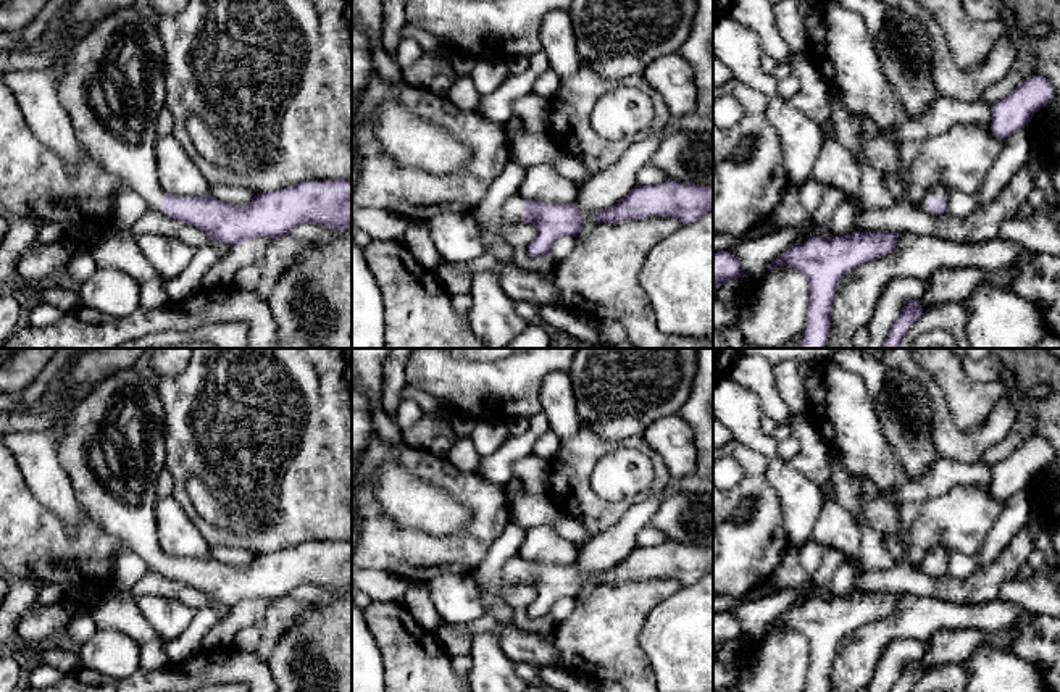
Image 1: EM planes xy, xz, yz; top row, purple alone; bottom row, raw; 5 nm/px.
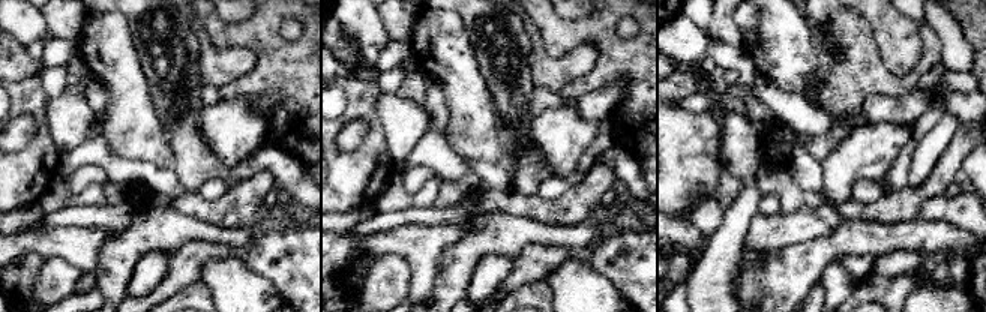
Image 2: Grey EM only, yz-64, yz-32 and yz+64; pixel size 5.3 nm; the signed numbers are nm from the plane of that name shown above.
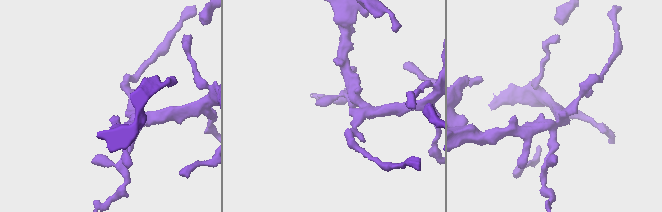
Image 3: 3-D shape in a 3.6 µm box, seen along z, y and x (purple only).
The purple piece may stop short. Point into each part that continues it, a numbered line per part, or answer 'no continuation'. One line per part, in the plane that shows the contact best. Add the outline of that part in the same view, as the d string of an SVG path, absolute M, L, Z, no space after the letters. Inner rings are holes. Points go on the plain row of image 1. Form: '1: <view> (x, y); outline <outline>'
1: yz (938, 552); outline M942 547L931 548L931 550L926 553L926 557L924 557L924 560L923 560L923 563L921 563L920 568L921 568L923 571L928 571L926 561L928 561L929 558L942 558L942 560L949 561L949 557L950 557L950 555L952 555L952 552L947 550L947 548L942 548Z

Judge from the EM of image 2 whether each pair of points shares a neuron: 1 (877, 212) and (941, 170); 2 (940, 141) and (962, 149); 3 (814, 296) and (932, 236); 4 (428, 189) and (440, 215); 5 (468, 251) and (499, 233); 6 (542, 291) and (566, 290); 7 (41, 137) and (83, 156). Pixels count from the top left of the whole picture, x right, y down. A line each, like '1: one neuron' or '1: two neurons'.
1: one neuron
2: two neurons
3: two neurons
4: two neurons
5: one neuron
6: two neurons
7: two neurons

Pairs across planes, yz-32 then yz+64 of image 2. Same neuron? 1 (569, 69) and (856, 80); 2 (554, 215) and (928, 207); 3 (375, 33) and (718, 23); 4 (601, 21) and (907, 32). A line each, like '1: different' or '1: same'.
1: same
2: different
3: different
4: same

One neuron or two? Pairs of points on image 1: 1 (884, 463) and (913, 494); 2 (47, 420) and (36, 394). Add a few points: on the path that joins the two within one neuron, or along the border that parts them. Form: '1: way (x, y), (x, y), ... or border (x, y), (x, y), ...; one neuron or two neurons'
1: border (901, 478), (893, 499), (907, 510); two neurons
2: border (28, 408), (16, 412); two neurons

